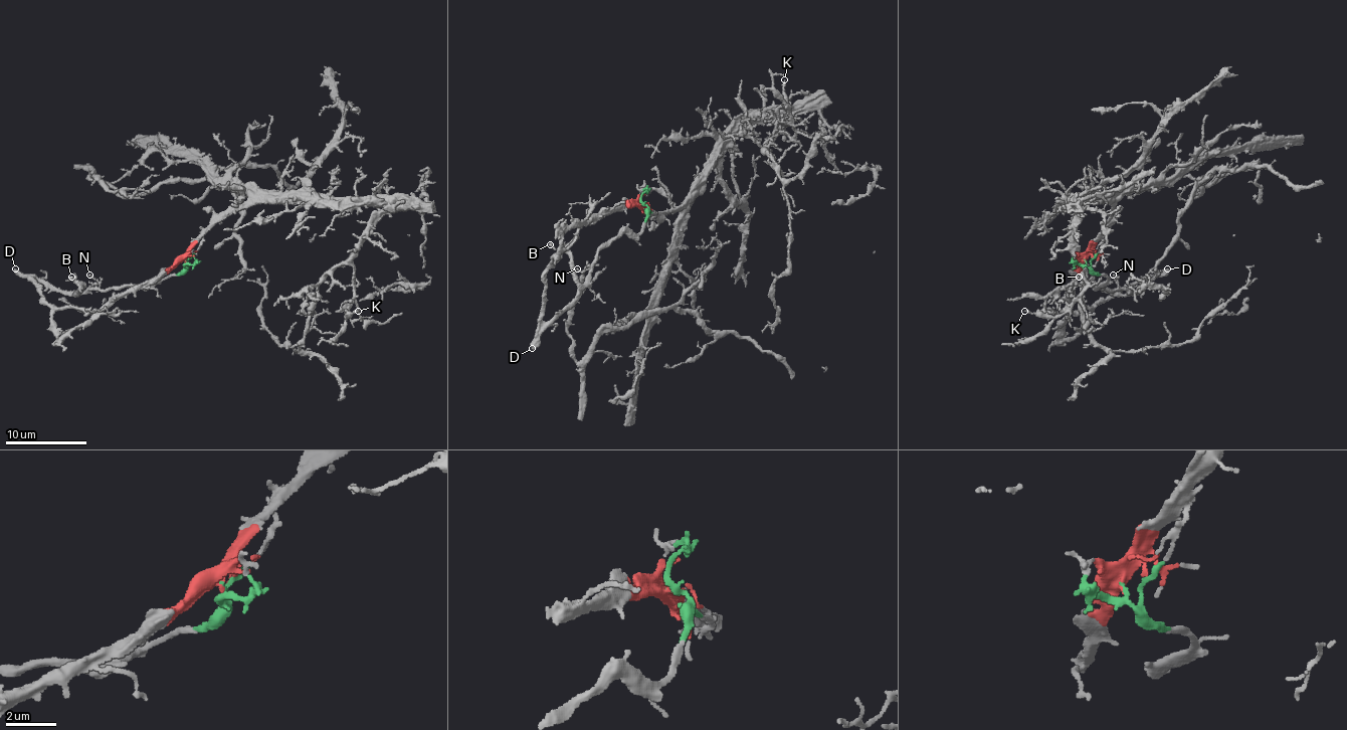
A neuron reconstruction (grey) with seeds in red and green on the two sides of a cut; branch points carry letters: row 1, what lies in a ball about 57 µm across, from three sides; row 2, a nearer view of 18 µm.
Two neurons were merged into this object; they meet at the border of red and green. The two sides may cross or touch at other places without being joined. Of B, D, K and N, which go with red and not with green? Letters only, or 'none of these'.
K

